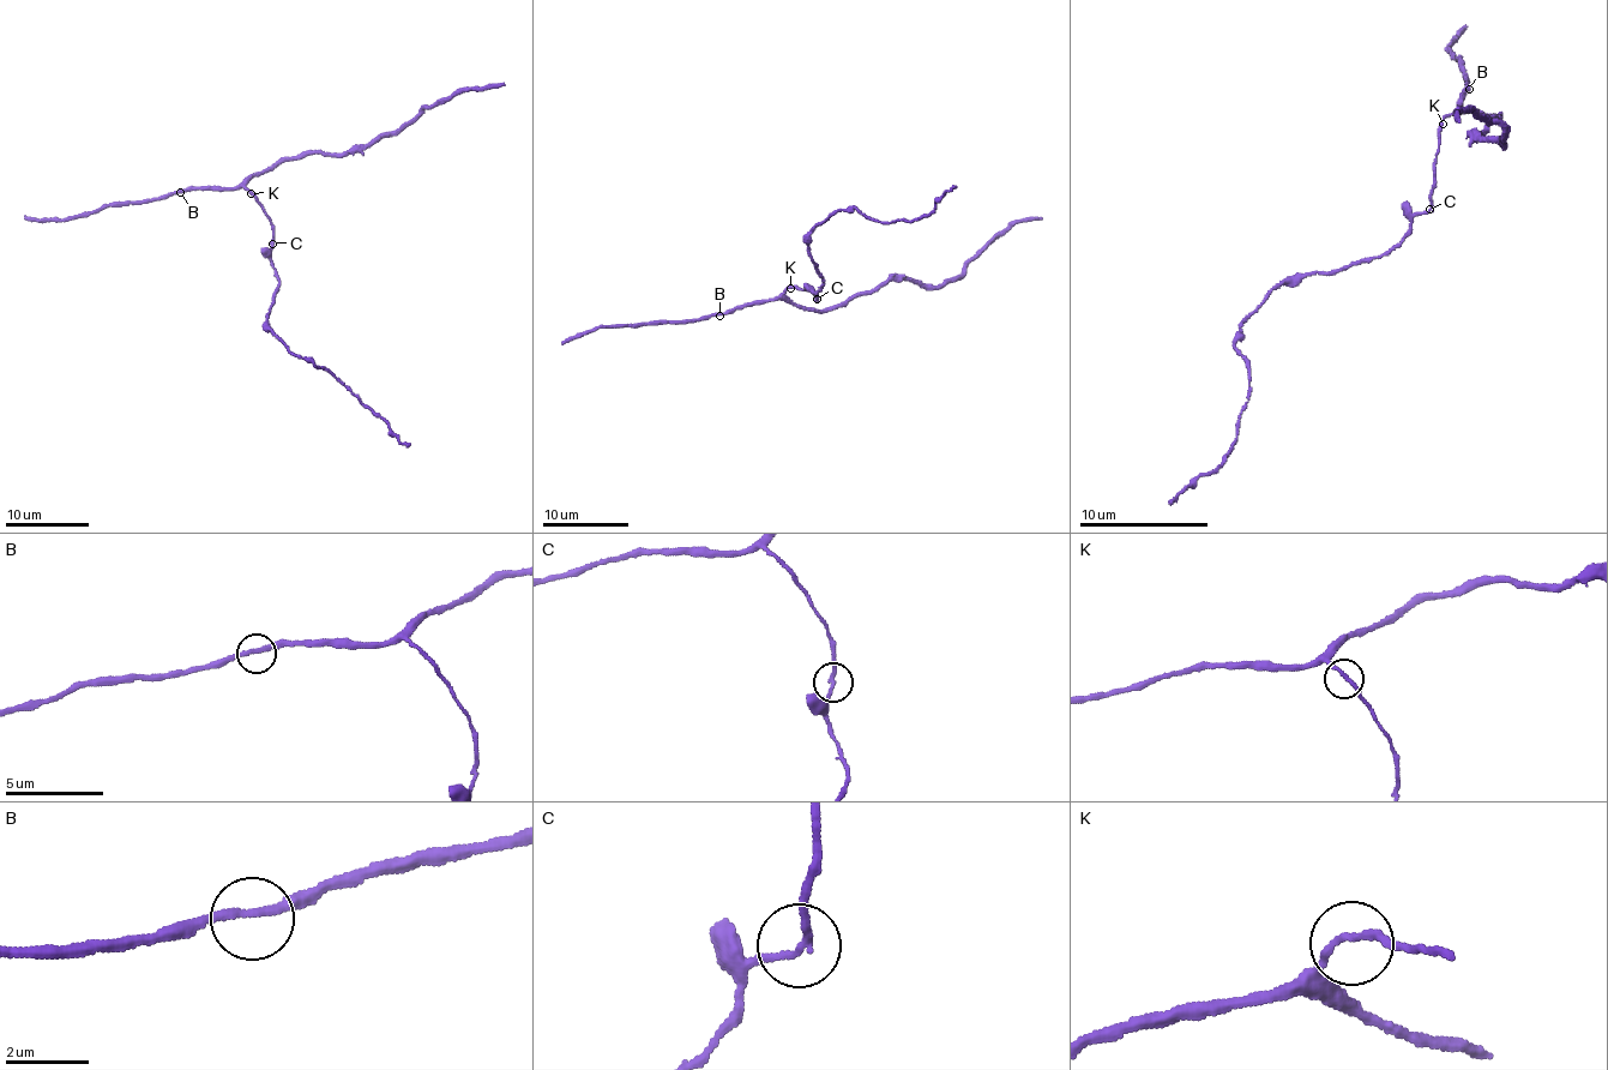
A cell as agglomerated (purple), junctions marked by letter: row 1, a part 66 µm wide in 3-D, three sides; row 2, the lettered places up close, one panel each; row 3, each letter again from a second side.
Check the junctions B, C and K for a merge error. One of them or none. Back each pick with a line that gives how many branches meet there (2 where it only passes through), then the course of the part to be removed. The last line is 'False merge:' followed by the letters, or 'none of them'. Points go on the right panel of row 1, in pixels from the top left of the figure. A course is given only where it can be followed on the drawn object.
False merge: none of them

